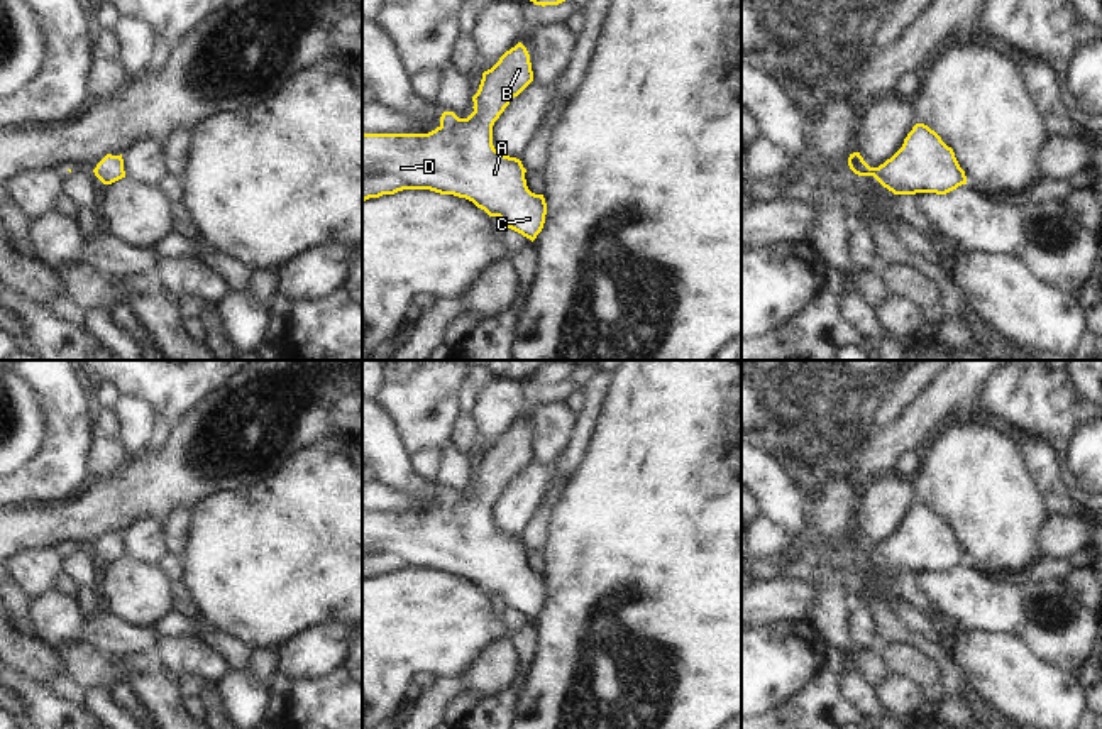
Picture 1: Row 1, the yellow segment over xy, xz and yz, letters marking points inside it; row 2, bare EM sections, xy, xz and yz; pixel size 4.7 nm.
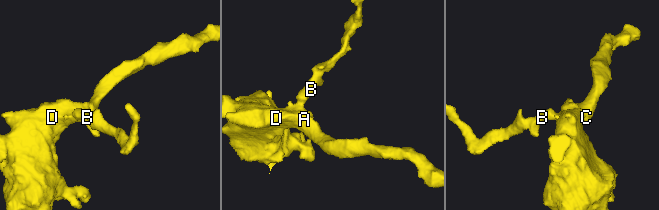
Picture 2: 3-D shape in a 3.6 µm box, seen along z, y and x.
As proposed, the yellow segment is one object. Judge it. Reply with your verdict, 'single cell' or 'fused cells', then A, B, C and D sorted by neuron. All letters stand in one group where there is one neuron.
single cell; A B C D

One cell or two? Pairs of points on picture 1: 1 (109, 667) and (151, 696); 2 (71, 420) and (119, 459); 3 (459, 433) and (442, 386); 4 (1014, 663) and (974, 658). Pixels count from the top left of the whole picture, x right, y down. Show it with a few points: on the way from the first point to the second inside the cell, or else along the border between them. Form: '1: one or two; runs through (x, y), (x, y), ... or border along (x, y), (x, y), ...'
1: one; runs through (119, 674), (141, 685)
2: two; border along (95, 433), (90, 443), (88, 474)
3: two; border along (459, 413), (449, 438)
4: one; runs through (1004, 663), (992, 663), (984, 658)

